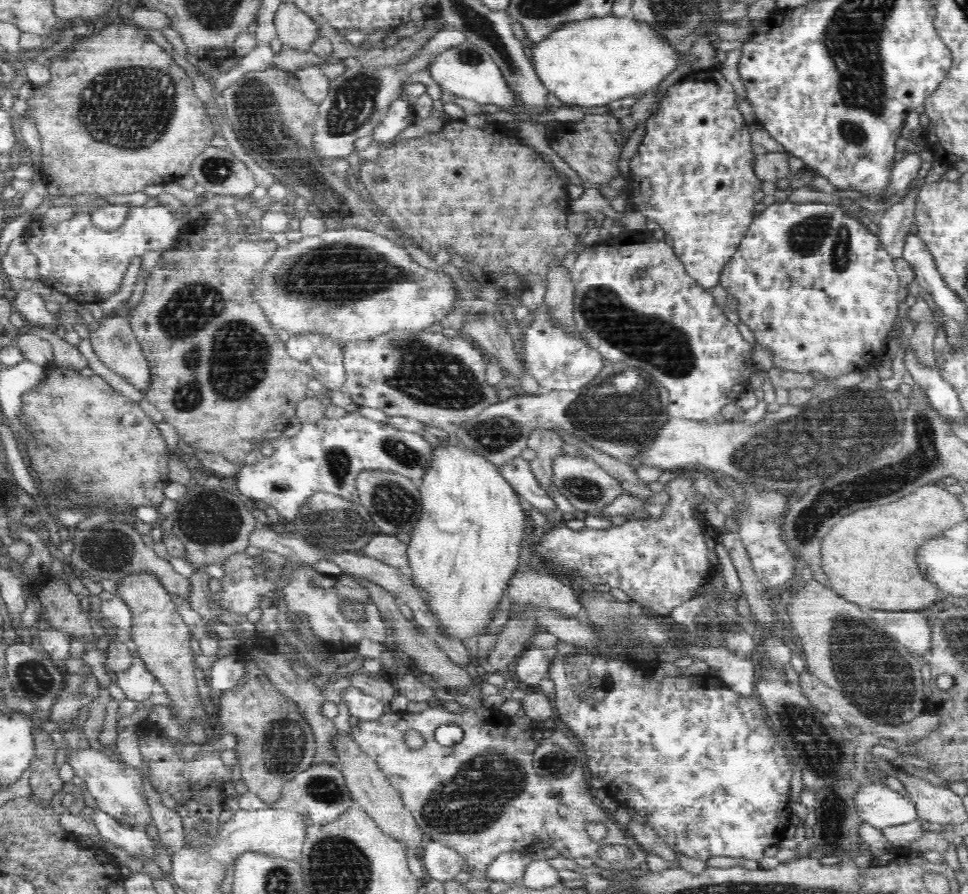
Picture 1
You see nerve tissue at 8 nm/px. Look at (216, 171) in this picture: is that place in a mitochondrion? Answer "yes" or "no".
yes

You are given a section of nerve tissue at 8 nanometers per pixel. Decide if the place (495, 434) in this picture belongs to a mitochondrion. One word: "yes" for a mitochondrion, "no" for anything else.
yes

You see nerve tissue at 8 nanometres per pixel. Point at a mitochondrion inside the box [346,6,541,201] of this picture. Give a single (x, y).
(468, 56)

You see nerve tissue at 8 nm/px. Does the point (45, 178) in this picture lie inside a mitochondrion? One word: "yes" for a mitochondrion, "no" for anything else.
no

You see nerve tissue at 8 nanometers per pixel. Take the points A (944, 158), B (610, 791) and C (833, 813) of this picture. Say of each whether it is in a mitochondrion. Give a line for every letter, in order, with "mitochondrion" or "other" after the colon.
A: other
B: other
C: mitochondrion

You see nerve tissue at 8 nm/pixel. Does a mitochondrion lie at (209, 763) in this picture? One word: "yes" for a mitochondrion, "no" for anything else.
no

